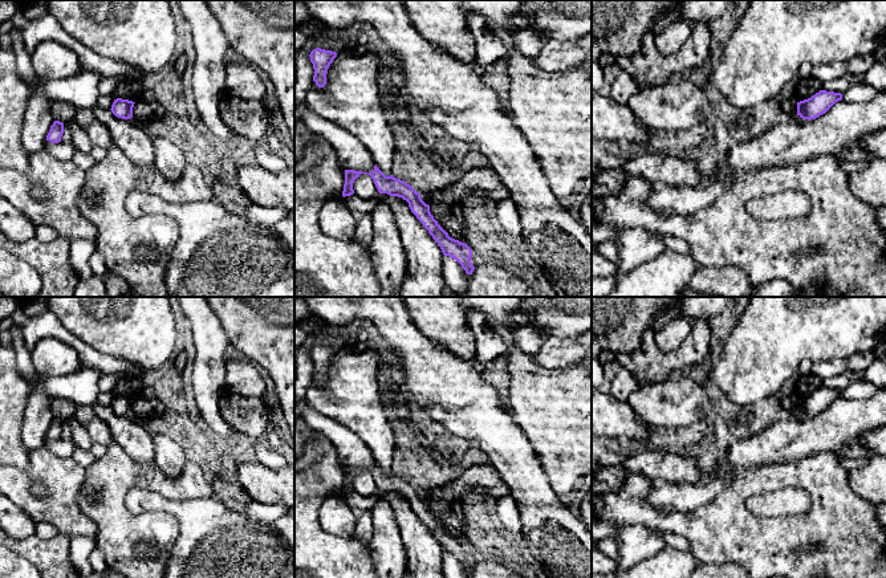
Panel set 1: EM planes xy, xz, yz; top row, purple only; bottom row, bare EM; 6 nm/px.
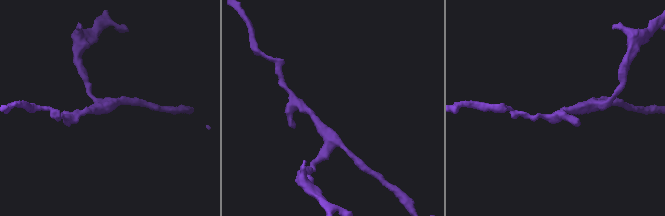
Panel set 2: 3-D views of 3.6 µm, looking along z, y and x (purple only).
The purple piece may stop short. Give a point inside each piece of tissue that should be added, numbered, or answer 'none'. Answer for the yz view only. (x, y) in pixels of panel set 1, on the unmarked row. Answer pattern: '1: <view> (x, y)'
none

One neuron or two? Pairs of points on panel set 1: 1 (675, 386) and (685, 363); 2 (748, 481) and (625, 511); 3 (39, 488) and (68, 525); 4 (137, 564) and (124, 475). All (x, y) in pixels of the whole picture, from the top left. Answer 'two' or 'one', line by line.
1: two
2: one
3: two
4: one

